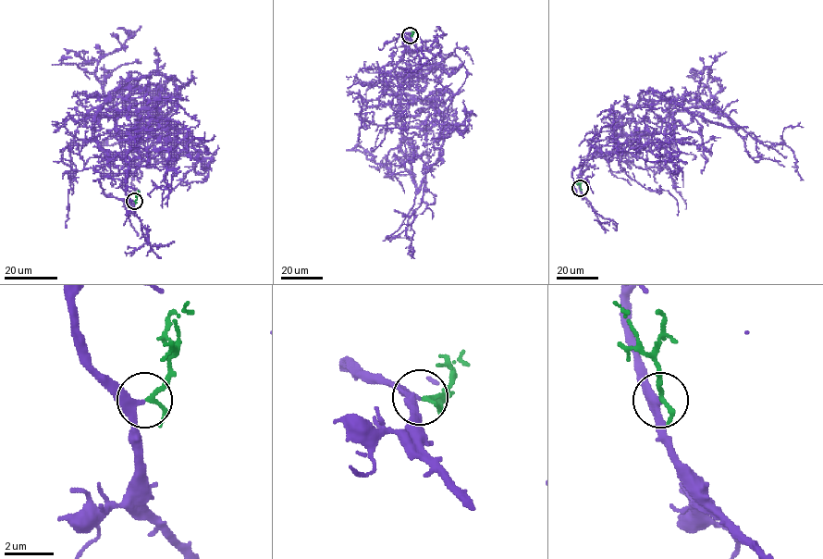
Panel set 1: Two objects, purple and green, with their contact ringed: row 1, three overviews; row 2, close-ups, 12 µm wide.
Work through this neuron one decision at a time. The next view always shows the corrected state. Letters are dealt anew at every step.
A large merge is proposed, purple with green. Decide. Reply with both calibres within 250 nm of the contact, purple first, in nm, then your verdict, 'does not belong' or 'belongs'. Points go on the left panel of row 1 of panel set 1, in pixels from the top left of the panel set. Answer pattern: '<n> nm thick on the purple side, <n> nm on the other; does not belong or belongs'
240 nm thick on the purple side, 140 nm on the other; belongs

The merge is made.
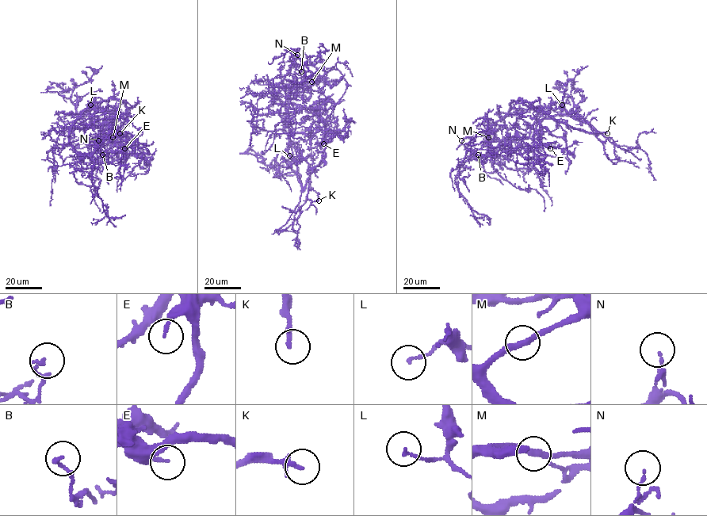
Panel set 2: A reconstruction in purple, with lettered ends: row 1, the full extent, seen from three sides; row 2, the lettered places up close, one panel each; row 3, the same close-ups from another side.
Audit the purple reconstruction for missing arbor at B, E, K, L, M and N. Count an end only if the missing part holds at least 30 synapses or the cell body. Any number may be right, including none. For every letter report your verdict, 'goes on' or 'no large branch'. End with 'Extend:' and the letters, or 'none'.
B: no large branch
E: no large branch
K: no large branch
L: no large branch
M: no large branch
N: no large branch
Extend: none

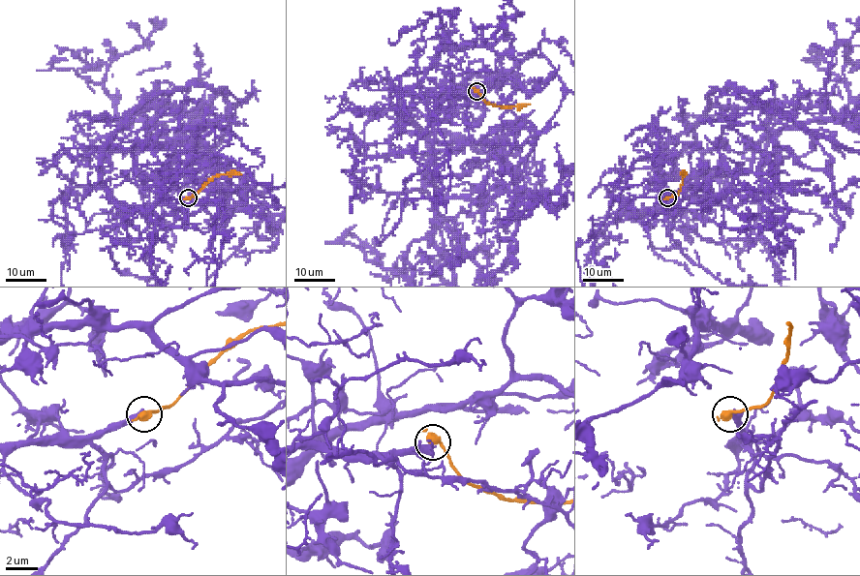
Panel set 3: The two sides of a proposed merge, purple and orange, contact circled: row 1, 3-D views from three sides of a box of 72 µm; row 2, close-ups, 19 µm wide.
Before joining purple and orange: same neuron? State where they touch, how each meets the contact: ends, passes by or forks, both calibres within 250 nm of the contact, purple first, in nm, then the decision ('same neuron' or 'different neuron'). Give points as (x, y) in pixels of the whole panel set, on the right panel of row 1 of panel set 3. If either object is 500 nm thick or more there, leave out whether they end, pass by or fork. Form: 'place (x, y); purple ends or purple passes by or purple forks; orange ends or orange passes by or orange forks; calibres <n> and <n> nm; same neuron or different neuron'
place (667, 197); calibres 460 and 500 nm; different neuron

